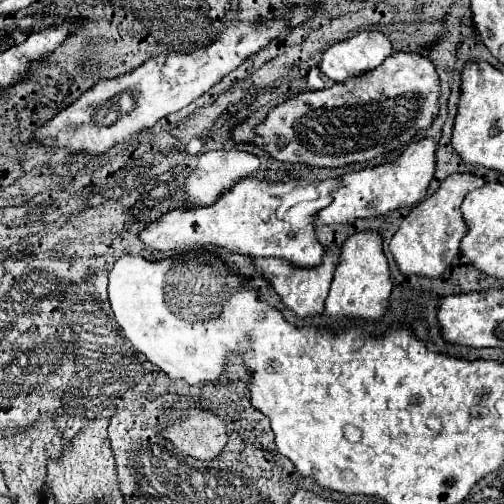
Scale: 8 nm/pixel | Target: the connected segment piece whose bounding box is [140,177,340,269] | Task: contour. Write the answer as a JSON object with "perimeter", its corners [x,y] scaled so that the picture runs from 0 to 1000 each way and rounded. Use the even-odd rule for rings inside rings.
{"perimeter":[[[492,351],[488,359],[472,359],[425,407],[333,419],[321,435],[290,450],[278,474],[310,498],[425,498],[425,490],[437,490],[496,510],[552,510],[583,530],[619,534],[639,526],[643,510],[643,490],[623,466],[619,427],[659,403],[655,379],[667,375],[667,367],[675,367],[671,355],[528,363]]]}

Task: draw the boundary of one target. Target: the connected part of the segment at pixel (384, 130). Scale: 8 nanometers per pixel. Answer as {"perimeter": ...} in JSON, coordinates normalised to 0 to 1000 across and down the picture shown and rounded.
{"perimeter":[[[786,101],[746,133],[746,145],[714,153],[714,161],[690,161],[690,169],[655,169],[639,181],[595,185],[540,216],[528,240],[508,252],[512,272],[520,272],[520,280],[512,276],[512,288],[520,284],[524,300],[563,323],[603,323],[615,331],[687,331],[698,323],[726,323],[790,300],[798,288],[810,288],[829,260],[849,256],[869,228],[869,196],[873,153],[849,105]]]}

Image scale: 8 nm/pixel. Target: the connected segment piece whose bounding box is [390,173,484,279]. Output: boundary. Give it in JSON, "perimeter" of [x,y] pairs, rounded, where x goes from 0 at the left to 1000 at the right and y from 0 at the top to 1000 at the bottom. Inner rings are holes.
{"perimeter":[[[905,343],[881,355],[857,391],[841,395],[810,423],[810,431],[798,438],[798,446],[790,450],[790,458],[774,478],[774,498],[798,546],[806,550],[829,546],[849,554],[869,554],[881,546],[881,534],[909,506],[913,470],[921,466],[925,454],[913,423],[917,395],[925,391],[925,383],[948,375],[952,367],[960,367],[960,355],[933,343]]]}

